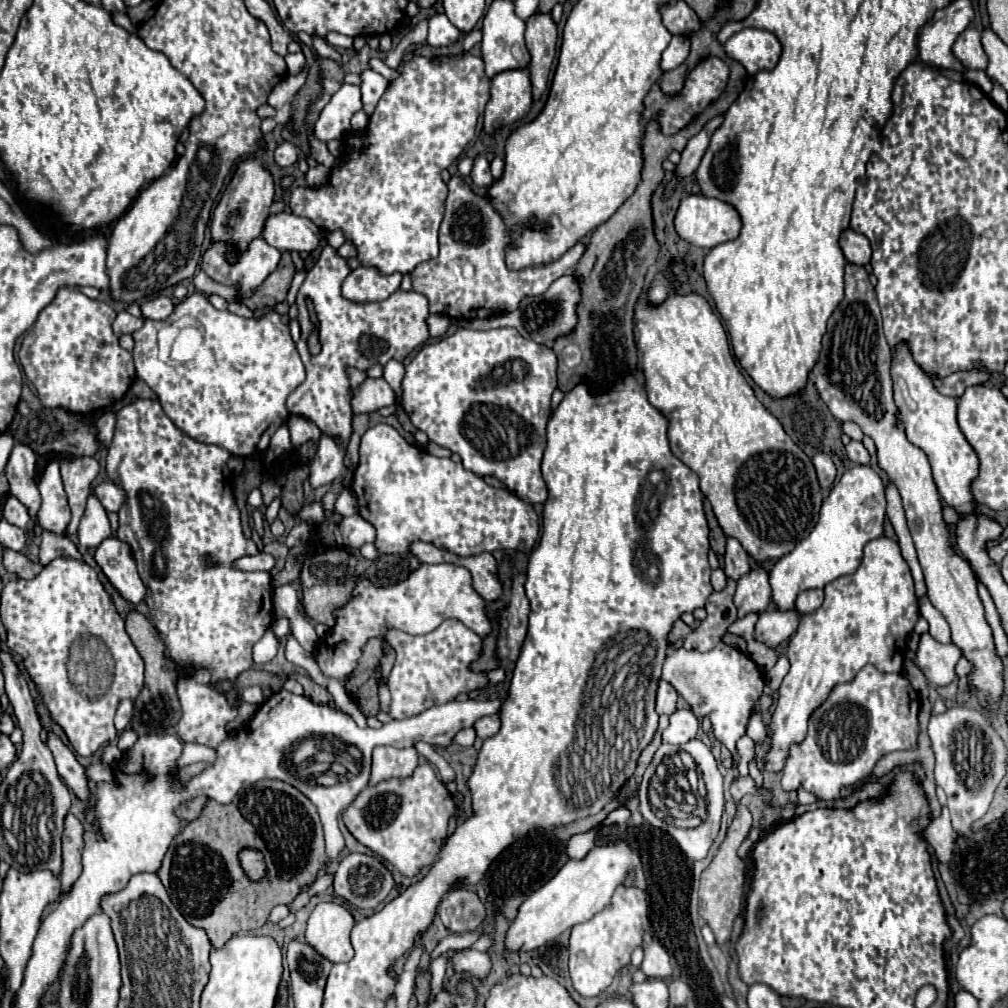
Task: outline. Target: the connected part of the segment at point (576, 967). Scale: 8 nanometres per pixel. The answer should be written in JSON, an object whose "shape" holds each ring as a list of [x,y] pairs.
{"shape":[[[620,886],[612,902],[598,914],[594,914],[588,922],[576,924],[570,934],[570,978],[574,990],[584,998],[594,998],[604,994],[604,990],[612,984],[614,974],[630,964],[632,952],[642,944],[642,932],[648,926],[648,902],[646,892],[636,886]]]}

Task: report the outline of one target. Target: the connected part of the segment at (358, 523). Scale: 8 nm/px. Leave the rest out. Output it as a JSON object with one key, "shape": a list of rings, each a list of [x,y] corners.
{"shape":[[[354,514],[350,518],[342,518],[338,528],[344,538],[344,544],[352,546],[352,548],[360,548],[362,544],[374,542],[374,538],[376,538],[374,526],[370,522],[366,522],[360,514]]]}

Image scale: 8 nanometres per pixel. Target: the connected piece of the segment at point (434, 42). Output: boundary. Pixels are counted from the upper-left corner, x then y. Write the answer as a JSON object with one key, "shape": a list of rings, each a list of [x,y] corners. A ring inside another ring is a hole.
{"shape":[[[434,14],[430,18],[430,28],[428,28],[428,44],[430,46],[450,46],[460,38],[460,30],[450,24],[446,14]]]}

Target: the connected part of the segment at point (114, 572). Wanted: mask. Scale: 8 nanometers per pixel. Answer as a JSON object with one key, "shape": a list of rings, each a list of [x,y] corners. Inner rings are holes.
{"shape":[[[108,538],[98,546],[94,558],[106,574],[106,578],[110,580],[110,584],[126,602],[136,606],[144,600],[146,586],[138,576],[136,562],[132,558],[132,550],[128,544],[120,542],[118,538]]]}

